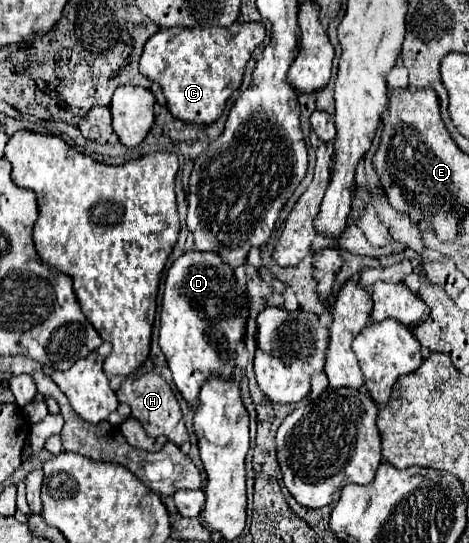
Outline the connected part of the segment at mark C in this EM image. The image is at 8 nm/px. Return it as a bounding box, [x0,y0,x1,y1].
[140,23,264,125]

